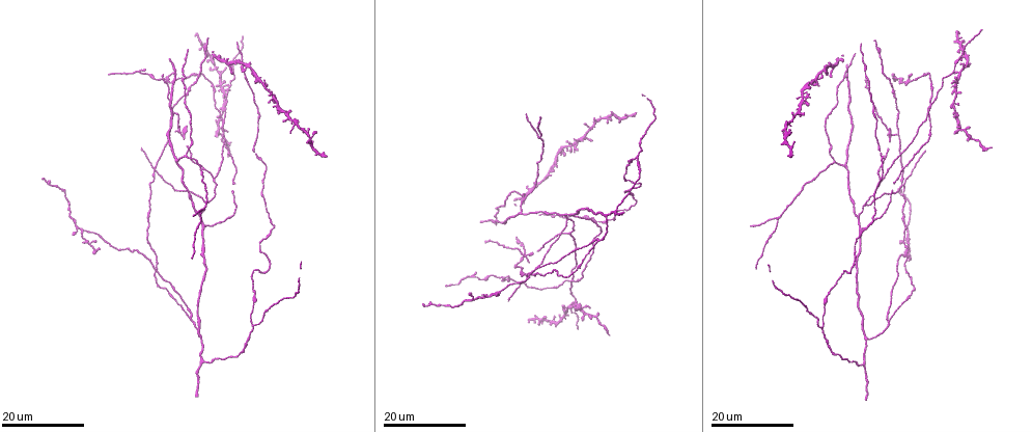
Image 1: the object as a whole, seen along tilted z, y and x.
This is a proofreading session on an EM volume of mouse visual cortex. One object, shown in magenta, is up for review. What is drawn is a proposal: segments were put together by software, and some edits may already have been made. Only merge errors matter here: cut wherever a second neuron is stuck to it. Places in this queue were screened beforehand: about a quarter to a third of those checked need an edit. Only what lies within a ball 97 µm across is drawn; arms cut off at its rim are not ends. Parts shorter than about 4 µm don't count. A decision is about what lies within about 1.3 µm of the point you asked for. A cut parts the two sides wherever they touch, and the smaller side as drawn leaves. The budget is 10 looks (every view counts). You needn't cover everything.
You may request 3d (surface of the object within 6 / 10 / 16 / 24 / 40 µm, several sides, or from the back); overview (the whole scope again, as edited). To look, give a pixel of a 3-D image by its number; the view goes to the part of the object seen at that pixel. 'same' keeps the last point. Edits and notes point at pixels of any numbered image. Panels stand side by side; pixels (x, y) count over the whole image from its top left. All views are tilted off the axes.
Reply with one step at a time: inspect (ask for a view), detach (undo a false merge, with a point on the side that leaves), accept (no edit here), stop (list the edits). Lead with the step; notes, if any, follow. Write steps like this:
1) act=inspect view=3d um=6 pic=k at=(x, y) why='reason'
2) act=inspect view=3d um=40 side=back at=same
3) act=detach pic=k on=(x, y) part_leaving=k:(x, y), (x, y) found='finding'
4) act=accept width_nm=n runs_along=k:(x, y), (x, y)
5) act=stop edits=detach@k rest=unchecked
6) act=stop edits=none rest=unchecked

act=inspect view=3d um=16 pic=1 at=(862, 366) why='three-way junction'

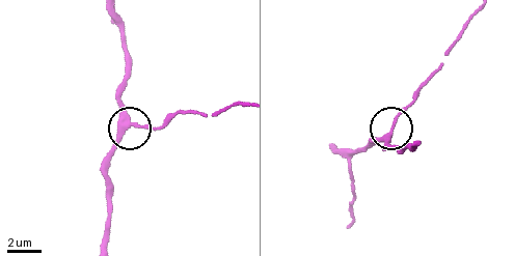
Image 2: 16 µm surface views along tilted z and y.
act=inspect view=3d um=6 pic=2 at=(387, 138)

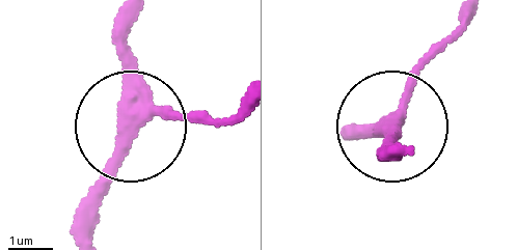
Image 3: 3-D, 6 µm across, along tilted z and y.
act=accept side_arm_um=9 runs_along=3:(461, 21), (415, 75), (401, 145) found='continuous, no second neuron'

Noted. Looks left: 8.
act=inspect view=3d um=24 pic=1 at=(889, 320) why='three arms meet'

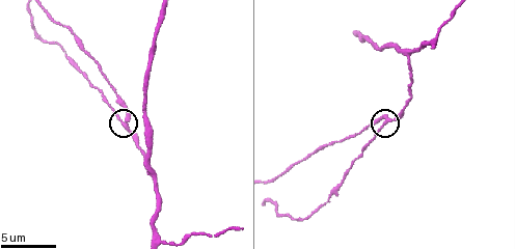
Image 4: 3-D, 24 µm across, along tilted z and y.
act=inspect view=3d um=10 pic=4 at=(386, 121)

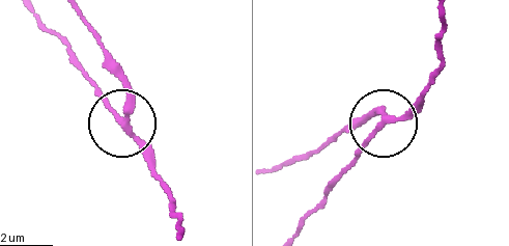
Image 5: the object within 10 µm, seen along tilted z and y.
act=accept runs_along=5:(443, 11), (426, 88), (392, 119), (360, 121) found='all the same neuron'

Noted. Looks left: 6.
act=inspect view=3d um=6 pic=4 at=(407, 59) why='three-way junction'

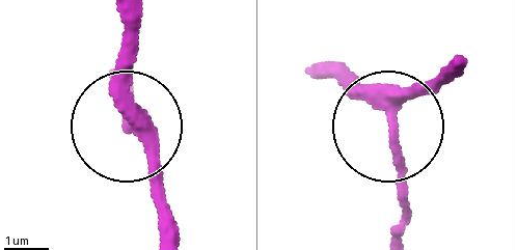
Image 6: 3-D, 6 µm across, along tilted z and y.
act=inspect view=3d um=6 side=back pic=6 at=(132, 123)

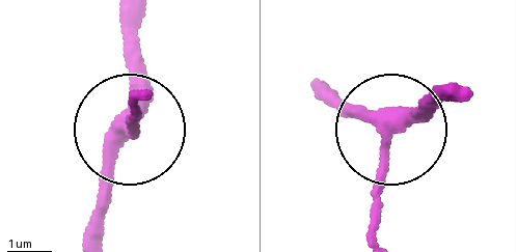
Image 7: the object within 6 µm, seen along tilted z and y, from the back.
act=accept side_arm_um=97 runs_along=7:(325, 92), (377, 121), (391, 144), (370, 231) found='all the same neuron'

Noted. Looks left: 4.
act=inspect view=3d um=16 pic=1 at=(82, 230) why='three-way junction'

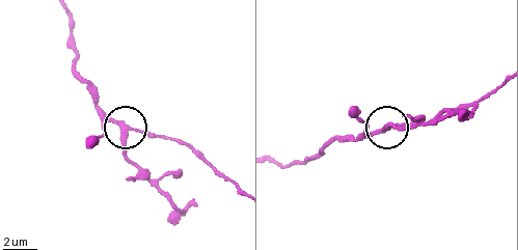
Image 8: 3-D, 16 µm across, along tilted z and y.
act=inspect view=3d um=6 pic=8 at=(124, 129)

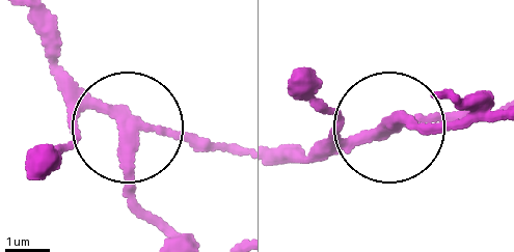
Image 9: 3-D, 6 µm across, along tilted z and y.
act=detach pic=9 on=(123, 194) part_leaving=9:(122, 129), (125, 180), (173, 238) found='a second neuron is stuck on'

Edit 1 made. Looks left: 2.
act=inspect view=3d um=24 pic=1 at=(864, 204) why='a fork'

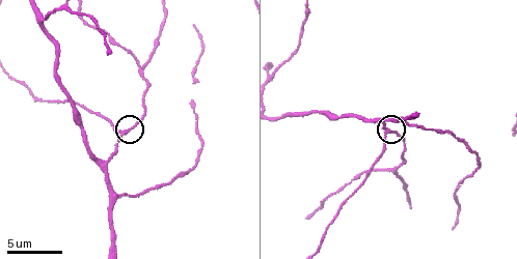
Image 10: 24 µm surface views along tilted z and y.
act=inspect view=3d um=10 pic=10 at=(124, 130)

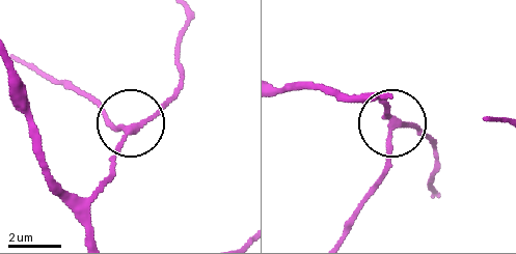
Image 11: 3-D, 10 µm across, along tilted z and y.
act=accept arms=3 runs_along=11:(92, 236), (90, 203), (126, 128), (102, 117) found='one neuron here'

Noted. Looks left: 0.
act=stop edits=detach@9 rest=unchecked

